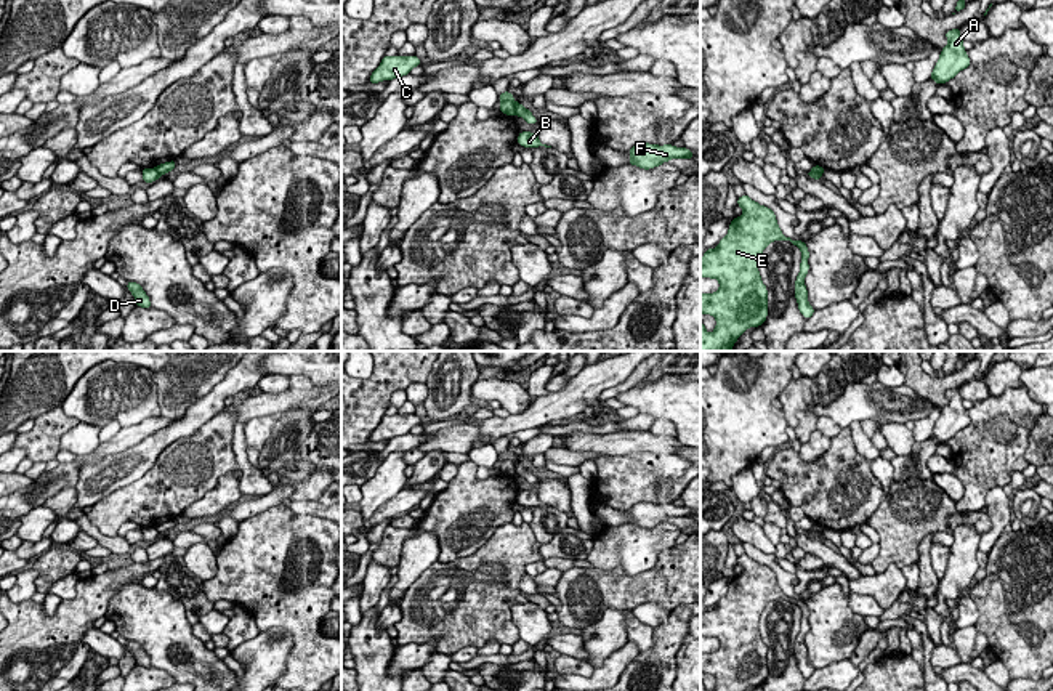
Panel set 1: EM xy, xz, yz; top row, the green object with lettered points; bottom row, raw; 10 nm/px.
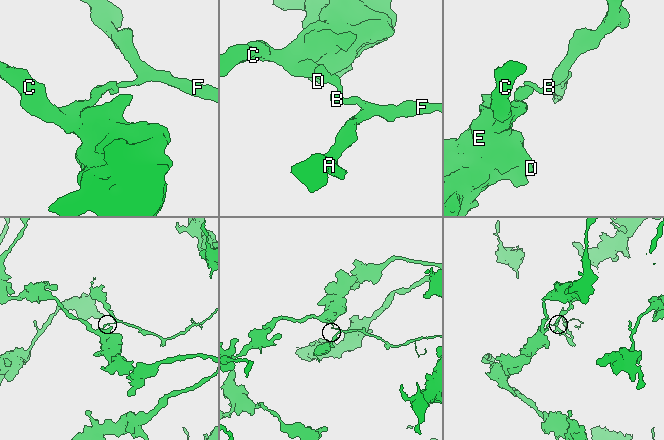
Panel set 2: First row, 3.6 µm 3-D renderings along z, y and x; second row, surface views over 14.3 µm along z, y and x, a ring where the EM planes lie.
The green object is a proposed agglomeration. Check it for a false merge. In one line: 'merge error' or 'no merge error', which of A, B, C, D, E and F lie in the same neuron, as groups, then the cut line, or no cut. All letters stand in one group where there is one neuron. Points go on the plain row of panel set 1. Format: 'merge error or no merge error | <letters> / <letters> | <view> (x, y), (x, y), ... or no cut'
merge error | A B F / C D E | xz (518, 462), (515, 473)

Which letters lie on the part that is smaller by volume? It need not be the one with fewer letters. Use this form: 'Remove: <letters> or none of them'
Remove: A, B, F

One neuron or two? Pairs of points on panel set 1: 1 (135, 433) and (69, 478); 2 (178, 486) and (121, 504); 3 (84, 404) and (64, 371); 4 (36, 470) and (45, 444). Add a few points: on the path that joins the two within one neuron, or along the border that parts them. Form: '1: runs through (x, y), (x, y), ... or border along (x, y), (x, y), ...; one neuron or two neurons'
1: runs through (117, 443), (82, 460); one neuron
2: runs through (164, 492), (148, 502), (135, 502); one neuron
3: border along (92, 367), (60, 406); two neurons
4: border along (45, 460), (34, 464); two neurons

